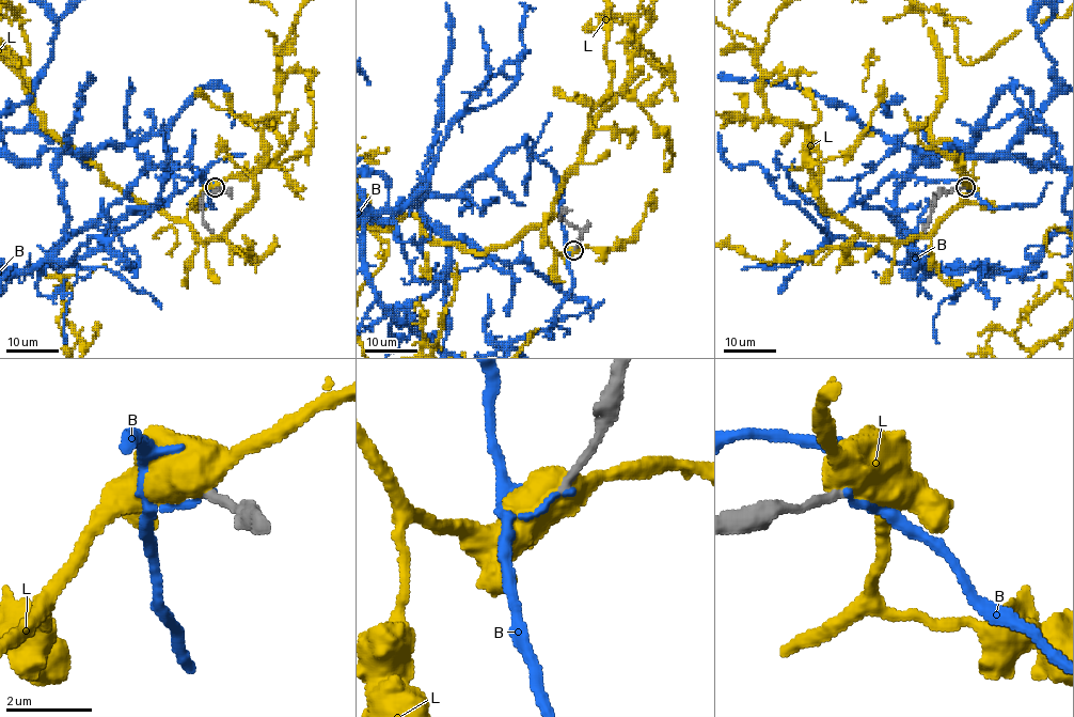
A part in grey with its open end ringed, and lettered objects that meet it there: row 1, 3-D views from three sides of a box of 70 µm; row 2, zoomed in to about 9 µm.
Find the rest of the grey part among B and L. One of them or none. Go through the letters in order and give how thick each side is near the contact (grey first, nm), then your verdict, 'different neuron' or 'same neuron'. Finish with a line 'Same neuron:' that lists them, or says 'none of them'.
B: 190/150 nm | different neuron
L: 200/500 nm | different neuron
Same neuron: none of them

